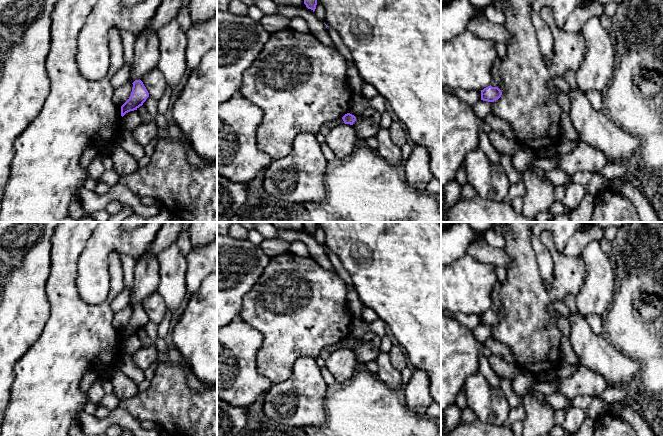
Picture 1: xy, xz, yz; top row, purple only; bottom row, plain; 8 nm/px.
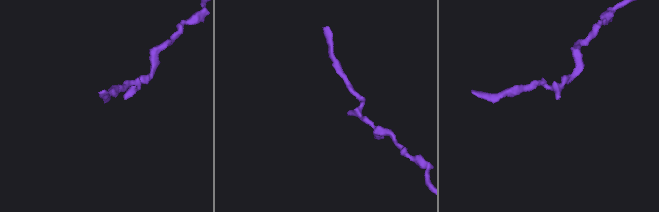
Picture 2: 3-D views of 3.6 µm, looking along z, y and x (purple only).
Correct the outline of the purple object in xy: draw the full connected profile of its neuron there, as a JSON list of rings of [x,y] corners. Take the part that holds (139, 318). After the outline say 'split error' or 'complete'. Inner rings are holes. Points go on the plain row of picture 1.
[[[135,304],[132,308],[133,311],[131,319],[129,323],[121,330],[122,341],[130,335],[137,334],[149,321],[149,317],[141,304]]] | complete

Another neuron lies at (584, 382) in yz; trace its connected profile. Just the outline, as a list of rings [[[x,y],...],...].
[[[580,366],[572,376],[566,379],[561,379],[557,372],[550,372],[535,376],[535,381],[556,384],[559,388],[558,393],[570,401],[578,396],[598,397],[607,388],[602,375],[585,366]]]

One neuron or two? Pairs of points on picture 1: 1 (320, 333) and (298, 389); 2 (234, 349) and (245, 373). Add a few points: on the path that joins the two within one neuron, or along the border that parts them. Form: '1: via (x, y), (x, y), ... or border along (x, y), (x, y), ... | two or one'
1: border along (313, 358), (299, 357), (293, 365), (292, 373) | two
2: via (236, 355), (240, 362), (240, 367) | one

